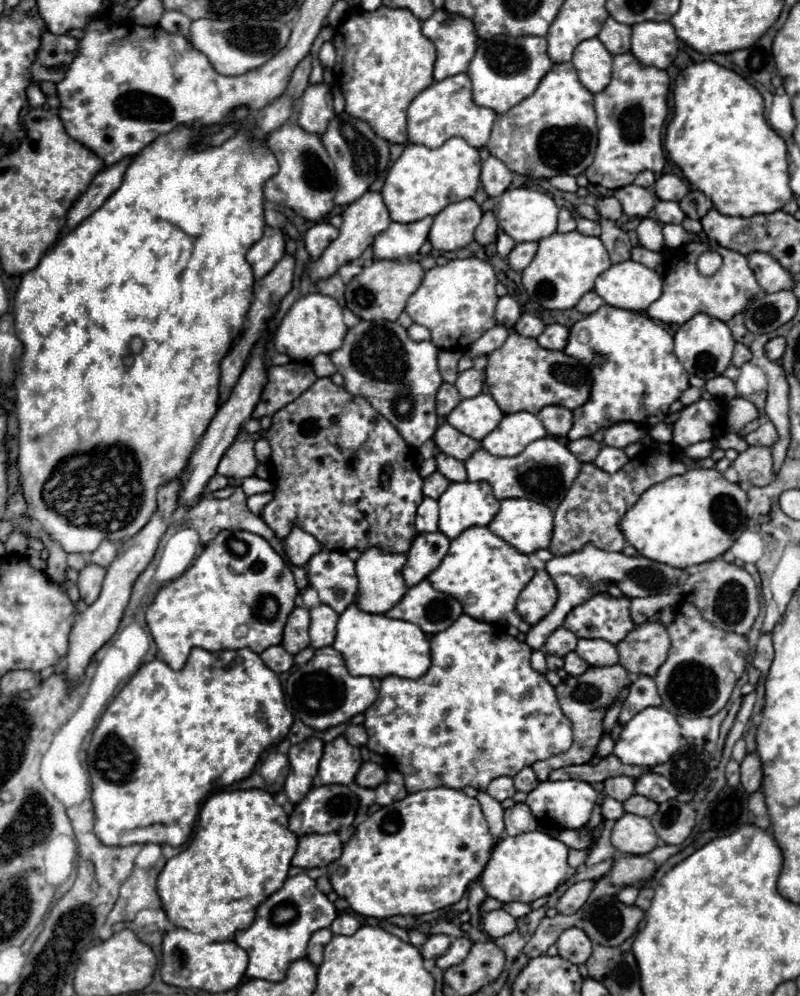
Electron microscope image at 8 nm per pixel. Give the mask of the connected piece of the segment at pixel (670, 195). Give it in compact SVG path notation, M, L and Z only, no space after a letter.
M664 173L664 175L660 175L656 179L654 191L656 191L658 199L664 199L664 201L682 201L686 197L686 193L690 191L690 187L680 177L676 177L674 173Z

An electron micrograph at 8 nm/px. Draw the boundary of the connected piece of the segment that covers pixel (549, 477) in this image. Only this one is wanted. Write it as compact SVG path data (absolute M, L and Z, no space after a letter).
M556 437L536 439L516 457L496 457L480 447L476 449L476 453L472 453L472 457L466 459L468 481L488 481L496 499L526 497L548 505L552 511L556 511L556 507L560 505L580 467L582 463Z

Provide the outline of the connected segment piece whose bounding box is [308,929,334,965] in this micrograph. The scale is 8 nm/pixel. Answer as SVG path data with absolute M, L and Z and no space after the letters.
M320 929L316 931L310 941L308 941L308 961L312 961L314 965L320 965L322 963L322 951L324 951L324 945L332 939L332 931L330 929Z

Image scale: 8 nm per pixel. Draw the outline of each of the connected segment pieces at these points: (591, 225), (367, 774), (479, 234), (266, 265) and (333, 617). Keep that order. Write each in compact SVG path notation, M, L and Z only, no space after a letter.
M580 217L578 219L578 231L584 233L584 235L600 235L600 225L596 221L590 221L590 219L584 219Z
M366 761L362 763L358 775L356 775L356 783L362 785L362 787L370 787L370 789L376 789L382 781L386 781L386 769L378 763L372 763L372 761Z
M486 211L482 215L480 225L476 227L476 241L480 245L488 245L490 241L496 239L496 235L498 235L498 219L496 219L496 215L492 211Z
M266 227L264 237L246 253L248 263L254 269L254 277L262 279L284 257L284 233L274 227Z
M318 605L314 609L310 609L310 641L312 647L320 649L326 645L332 645L334 637L336 637L336 621L338 621L338 613L334 609L330 609L328 605Z

